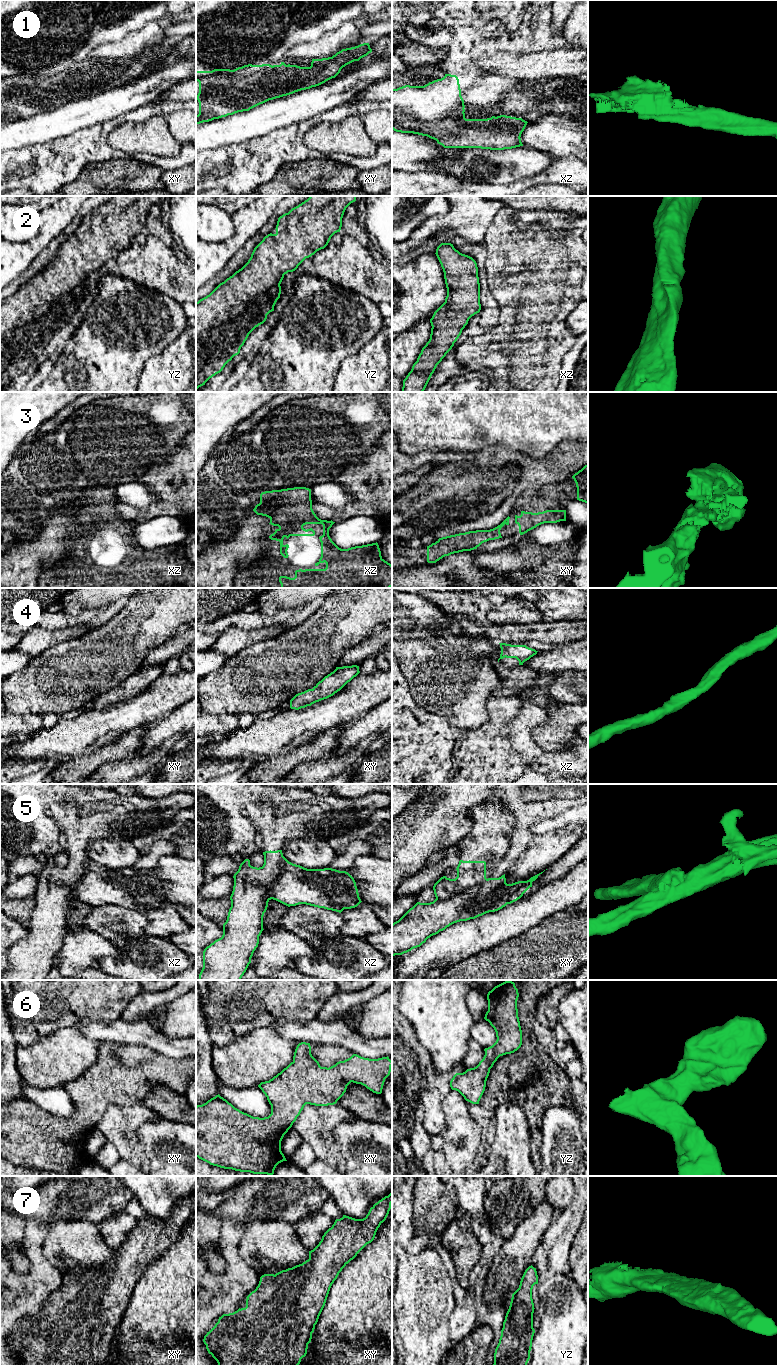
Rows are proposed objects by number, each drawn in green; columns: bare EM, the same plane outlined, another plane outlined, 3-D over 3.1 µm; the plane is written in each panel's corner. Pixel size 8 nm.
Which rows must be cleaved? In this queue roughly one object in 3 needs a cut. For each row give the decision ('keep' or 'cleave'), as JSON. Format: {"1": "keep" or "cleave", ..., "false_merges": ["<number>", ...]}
{"1": "keep", "2": "keep", "3": "keep", "4": "keep", "5": "cleave", "6": "keep", "7": "keep", "false_merges": ["5"]}

